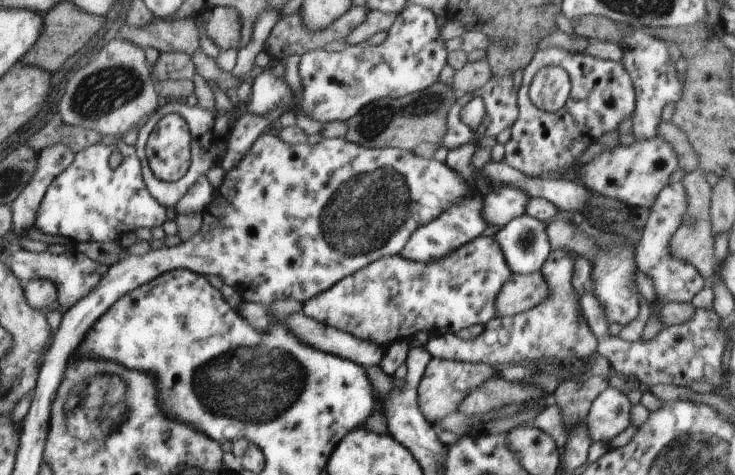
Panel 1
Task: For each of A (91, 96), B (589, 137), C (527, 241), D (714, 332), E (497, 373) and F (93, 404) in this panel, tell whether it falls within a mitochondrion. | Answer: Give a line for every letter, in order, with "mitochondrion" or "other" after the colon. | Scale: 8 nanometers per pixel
A: mitochondrion
B: other
C: mitochondrion
D: other
E: other
F: mitochondrion

